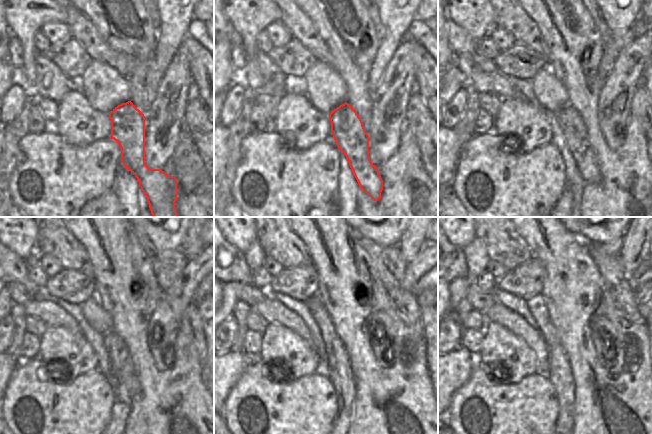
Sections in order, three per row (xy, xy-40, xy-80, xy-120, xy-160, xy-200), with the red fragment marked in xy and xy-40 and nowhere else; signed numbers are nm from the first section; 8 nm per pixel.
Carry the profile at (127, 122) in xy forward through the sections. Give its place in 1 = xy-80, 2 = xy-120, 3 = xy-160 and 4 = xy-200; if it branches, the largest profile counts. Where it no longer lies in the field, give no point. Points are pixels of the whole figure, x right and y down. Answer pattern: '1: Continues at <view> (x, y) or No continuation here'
1: Continues at xy-80 (570, 122)
2: Continues at xy-120 (119, 355)
3: Continues at xy-160 (342, 359)
4: Continues at xy-200 (564, 360)

